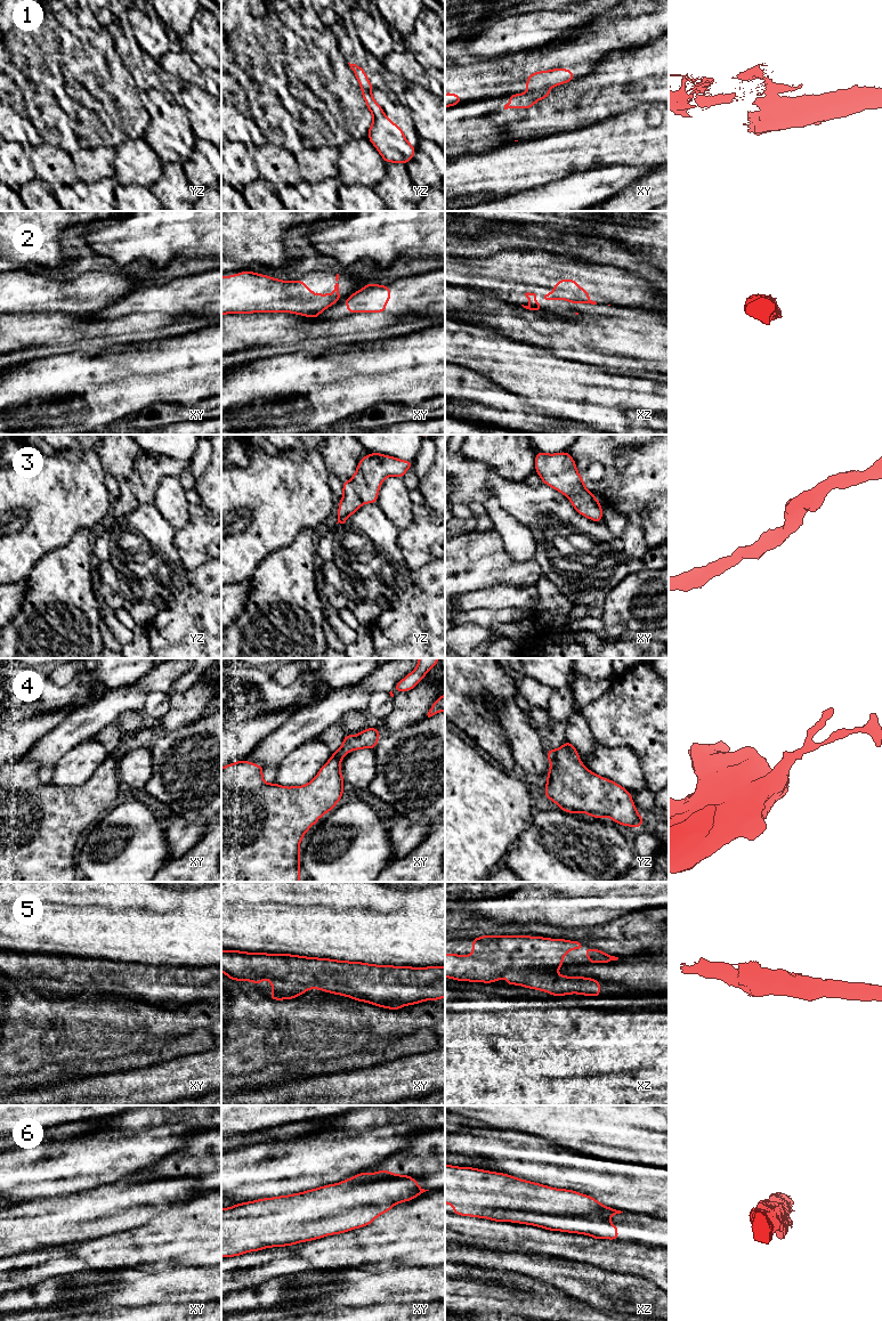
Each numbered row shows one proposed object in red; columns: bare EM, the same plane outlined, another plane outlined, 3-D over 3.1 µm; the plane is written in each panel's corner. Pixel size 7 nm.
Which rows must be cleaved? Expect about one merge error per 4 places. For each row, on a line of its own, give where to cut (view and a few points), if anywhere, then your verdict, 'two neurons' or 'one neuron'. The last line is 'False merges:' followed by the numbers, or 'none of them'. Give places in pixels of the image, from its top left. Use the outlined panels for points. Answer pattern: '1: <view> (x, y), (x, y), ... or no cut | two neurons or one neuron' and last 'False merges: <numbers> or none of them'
1: xy (545, 88), (528, 92) | two neurons
2: xz (532, 305), (541, 309) | two neurons
3: no cut | one neuron
4: yz (556, 751), (556, 756), (551, 762) | two neurons
5: no cut | one neuron
6: no cut | one neuron
False merges: 1, 2, 4

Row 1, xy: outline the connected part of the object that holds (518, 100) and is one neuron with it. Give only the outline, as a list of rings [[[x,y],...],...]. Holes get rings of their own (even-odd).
[[[539,90],[527,94],[510,95],[510,103],[504,105],[504,110],[508,108],[528,108],[531,110],[535,102],[547,98],[551,95],[550,90]]]

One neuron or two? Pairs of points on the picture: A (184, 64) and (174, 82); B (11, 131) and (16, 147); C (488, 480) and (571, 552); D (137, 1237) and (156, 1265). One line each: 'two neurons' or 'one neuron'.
A: two neurons
B: two neurons
C: one neuron
D: one neuron

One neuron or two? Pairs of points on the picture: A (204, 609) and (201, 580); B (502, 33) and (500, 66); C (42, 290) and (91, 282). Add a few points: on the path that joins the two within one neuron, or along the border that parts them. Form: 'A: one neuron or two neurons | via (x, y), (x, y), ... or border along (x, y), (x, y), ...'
A: one neuron | via (204, 602), (204, 586)
B: two neurons | border along (527, 50), (504, 54), (477, 62)
C: one neuron | via (55, 290), (79, 290)

